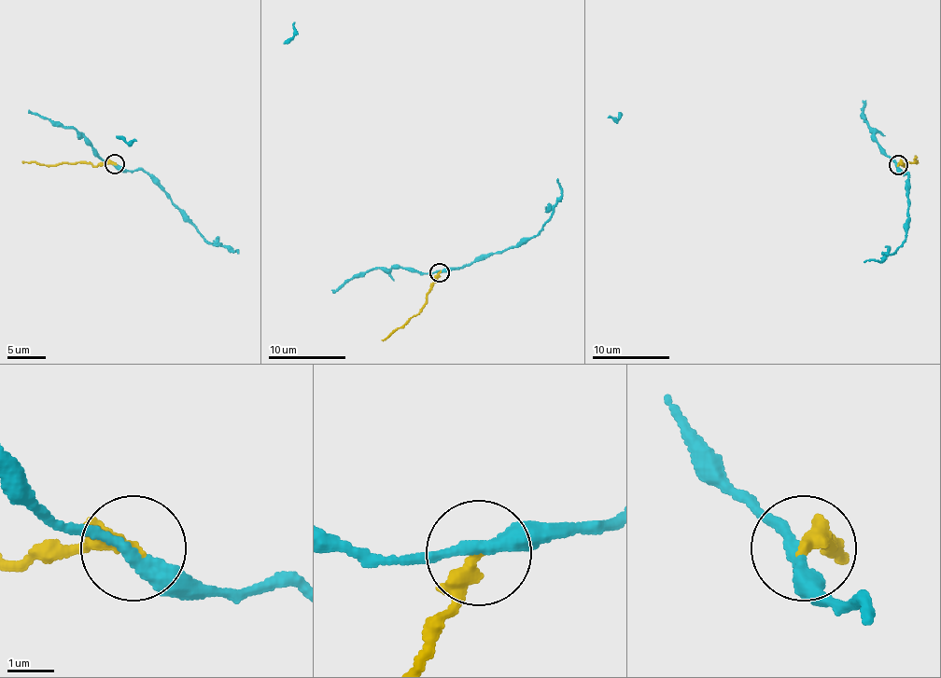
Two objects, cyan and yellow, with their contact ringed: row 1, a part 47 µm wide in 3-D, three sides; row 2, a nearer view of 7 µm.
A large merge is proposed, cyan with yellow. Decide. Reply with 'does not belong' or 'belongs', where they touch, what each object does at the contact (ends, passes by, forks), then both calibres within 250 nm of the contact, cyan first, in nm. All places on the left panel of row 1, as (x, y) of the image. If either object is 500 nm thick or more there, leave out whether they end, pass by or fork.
does not belong | (115, 163) | cyan passes by | yellow ends | 260/360 nm

